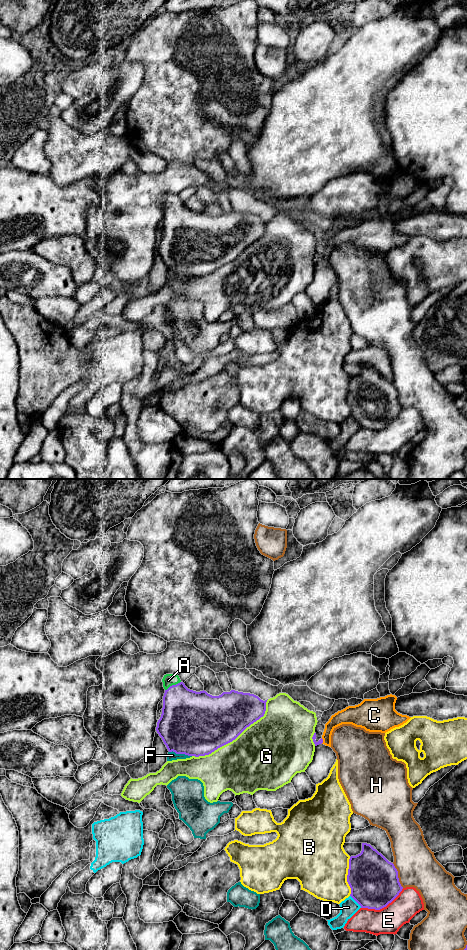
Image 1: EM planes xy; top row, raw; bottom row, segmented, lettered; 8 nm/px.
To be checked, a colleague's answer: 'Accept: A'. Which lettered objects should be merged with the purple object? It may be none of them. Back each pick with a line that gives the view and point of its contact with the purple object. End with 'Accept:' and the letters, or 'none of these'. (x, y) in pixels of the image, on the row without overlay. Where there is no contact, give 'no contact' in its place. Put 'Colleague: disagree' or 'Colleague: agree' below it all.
A: xy (172, 205)
Accept: A
Colleague: agree

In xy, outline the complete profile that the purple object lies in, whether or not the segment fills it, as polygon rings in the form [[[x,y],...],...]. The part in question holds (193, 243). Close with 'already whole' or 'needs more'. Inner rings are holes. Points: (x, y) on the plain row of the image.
[[[166,194],[163,199],[165,213],[156,251],[169,272],[188,276],[209,275],[235,260],[247,247],[264,236],[266,222],[250,213],[231,210],[219,216],[206,211],[188,209],[178,195]]]; needs more

